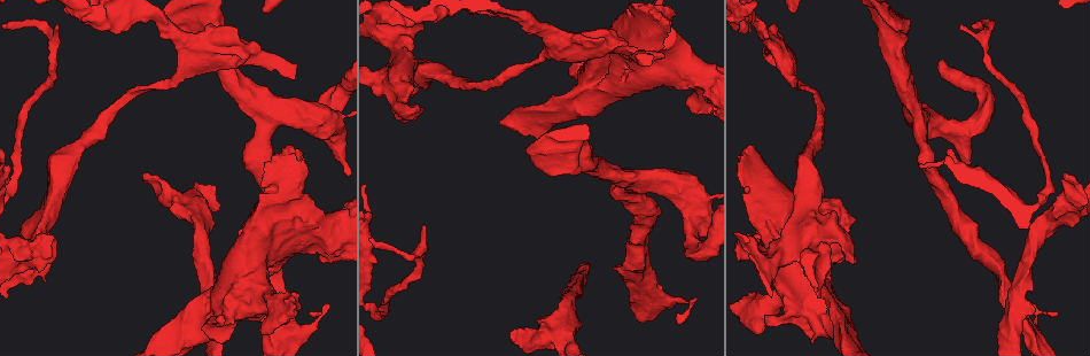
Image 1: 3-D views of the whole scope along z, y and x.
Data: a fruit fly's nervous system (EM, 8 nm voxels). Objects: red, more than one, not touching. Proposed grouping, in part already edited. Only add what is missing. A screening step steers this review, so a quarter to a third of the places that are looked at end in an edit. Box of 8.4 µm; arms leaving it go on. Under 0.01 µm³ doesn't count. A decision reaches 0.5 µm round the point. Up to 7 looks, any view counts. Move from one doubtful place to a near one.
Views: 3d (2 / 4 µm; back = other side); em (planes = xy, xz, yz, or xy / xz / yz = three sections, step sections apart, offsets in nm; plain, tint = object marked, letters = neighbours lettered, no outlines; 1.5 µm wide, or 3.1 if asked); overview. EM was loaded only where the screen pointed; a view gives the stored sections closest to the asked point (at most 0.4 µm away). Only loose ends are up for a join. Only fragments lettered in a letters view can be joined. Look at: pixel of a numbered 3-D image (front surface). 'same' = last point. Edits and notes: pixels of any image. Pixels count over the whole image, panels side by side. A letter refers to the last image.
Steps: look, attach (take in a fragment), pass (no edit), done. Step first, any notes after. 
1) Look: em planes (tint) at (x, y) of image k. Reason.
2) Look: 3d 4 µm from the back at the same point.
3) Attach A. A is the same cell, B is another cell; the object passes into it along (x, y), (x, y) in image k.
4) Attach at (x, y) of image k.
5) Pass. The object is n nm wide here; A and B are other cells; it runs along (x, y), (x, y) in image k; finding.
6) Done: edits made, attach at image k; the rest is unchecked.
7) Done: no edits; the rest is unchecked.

Look: 3d 4 µm at (660, 55) of image 1. Thin end.

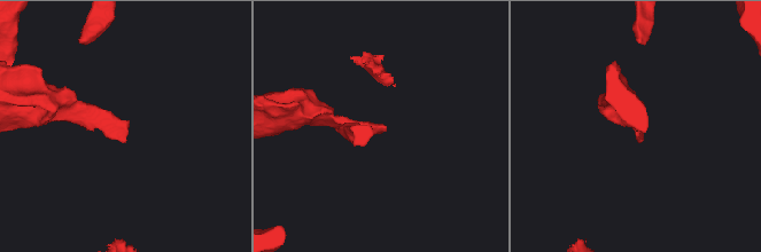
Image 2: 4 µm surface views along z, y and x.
Look: em planes (letters) at (383, 128) of image 2.

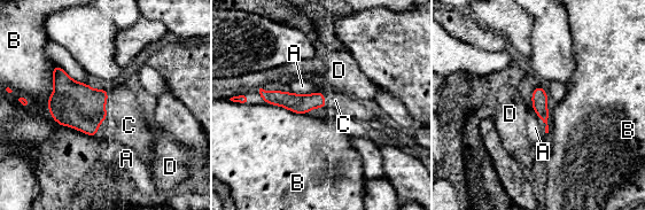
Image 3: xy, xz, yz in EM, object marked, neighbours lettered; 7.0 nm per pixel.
Attach C. The object is 110 nm wide here; C is the same cell, A, B and D are other cells; it goes on there.

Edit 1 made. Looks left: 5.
Look: 3d 2 µm at (1004, 295) of image 1. Thick end.

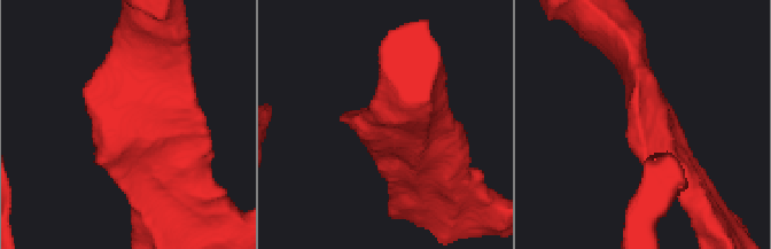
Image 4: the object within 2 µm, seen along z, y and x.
Look: em planes (letters) at (636, 128) of image 4.

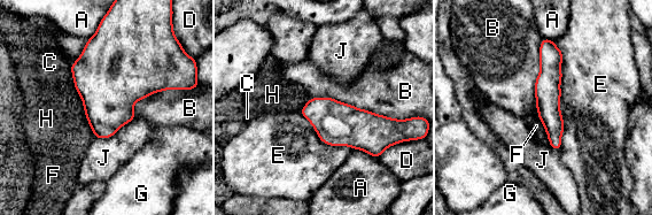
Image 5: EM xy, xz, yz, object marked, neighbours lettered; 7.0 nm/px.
Pass. A, B, C, D, E, F, G, H and J are other cells; it runs along (548, 41), (549, 114), (558, 146) in image 5; none of them fits.

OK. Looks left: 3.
Look: em planes (letters) at (763, 329) of image 1. An open end.

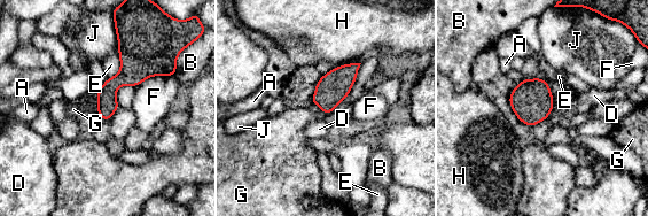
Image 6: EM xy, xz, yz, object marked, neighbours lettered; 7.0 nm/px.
Pass. A, B, D, E, F, G, H and J are other cells; a border runs along (98, 94), (95, 103) in image 6; none of them fits.

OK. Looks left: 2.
Done: edits made, attach at image 3; the rest is unchecked.

